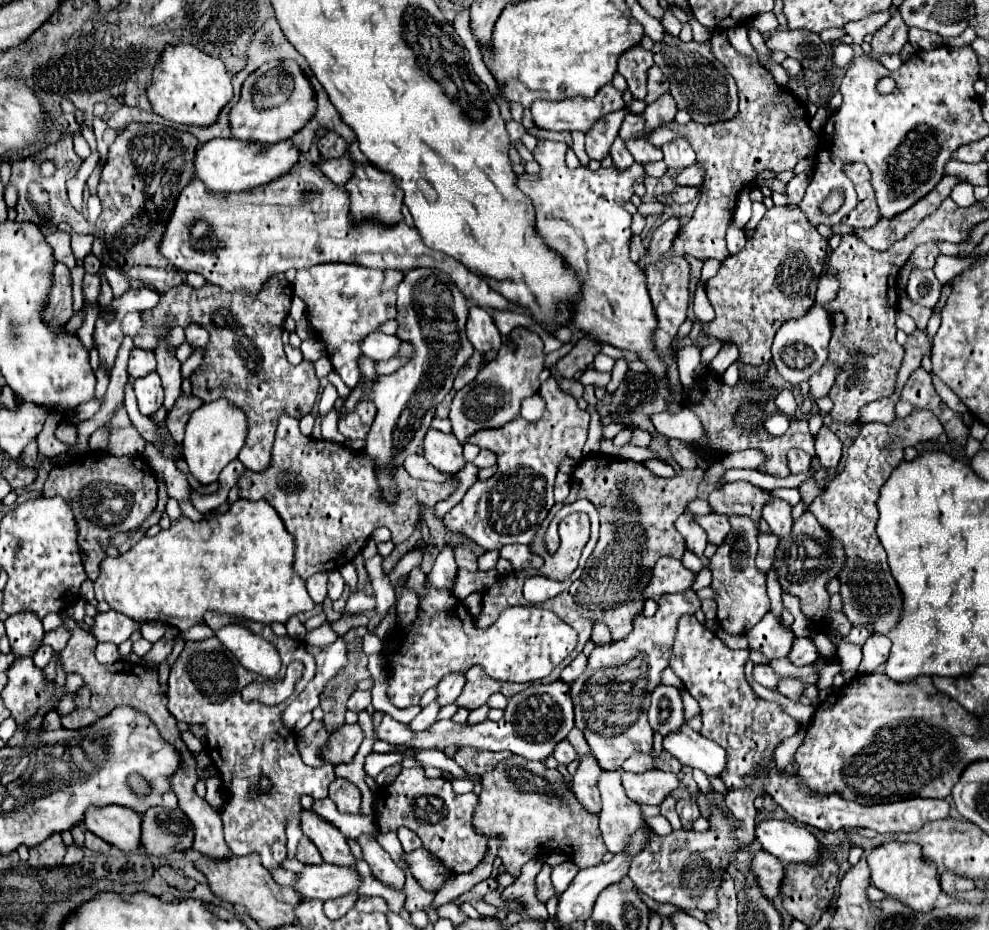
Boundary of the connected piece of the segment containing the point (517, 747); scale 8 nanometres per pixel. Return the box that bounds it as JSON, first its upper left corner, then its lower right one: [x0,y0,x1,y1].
[375,680,573,762]

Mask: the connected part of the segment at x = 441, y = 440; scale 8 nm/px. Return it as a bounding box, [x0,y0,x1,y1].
[423,428,465,474]

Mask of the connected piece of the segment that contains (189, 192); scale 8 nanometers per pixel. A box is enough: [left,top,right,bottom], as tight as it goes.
[161,158,525,314]

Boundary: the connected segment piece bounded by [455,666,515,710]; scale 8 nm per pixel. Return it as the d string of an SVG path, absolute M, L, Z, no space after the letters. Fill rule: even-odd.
M475 666L475 670L471 668L467 672L467 684L461 692L461 696L457 698L457 706L459 708L467 708L467 710L475 710L479 706L483 706L487 702L487 698L495 692L503 692L505 696L511 696L515 694L515 686L513 684L507 684L507 682L497 682L493 678L487 678L487 674ZM511 692L511 694L509 694Z

